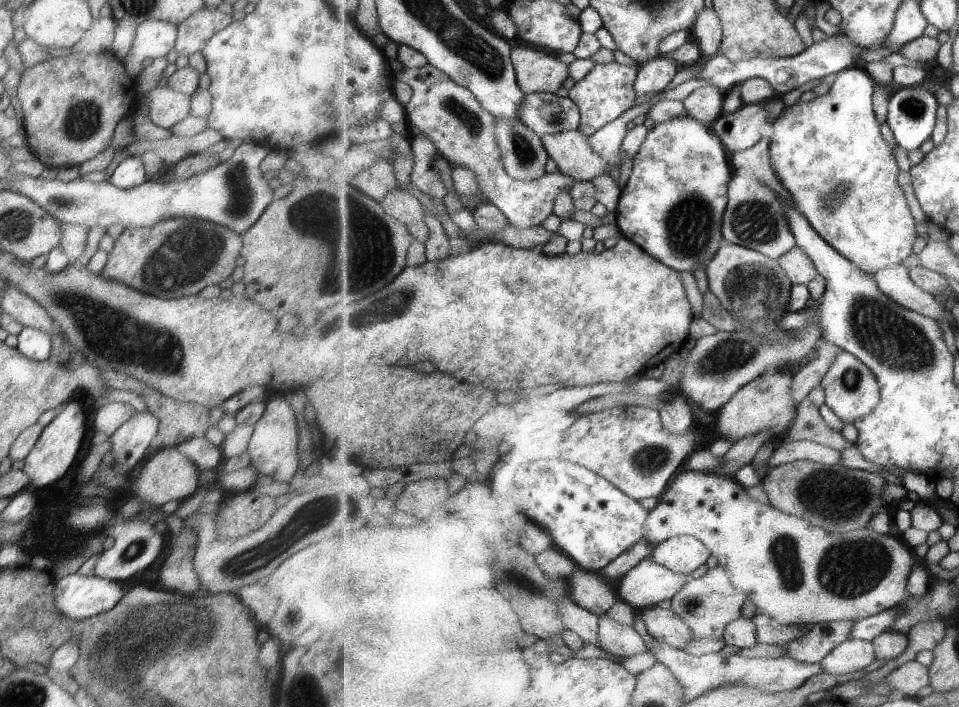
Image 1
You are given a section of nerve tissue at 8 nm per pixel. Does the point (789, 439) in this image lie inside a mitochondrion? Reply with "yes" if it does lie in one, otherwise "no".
no

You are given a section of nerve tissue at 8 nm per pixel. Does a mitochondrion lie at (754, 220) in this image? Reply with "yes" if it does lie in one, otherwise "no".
yes

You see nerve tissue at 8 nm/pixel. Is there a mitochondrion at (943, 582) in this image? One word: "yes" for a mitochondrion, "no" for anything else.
no

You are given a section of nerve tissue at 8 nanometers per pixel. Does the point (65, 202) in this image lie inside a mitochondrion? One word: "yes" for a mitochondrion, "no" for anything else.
yes

